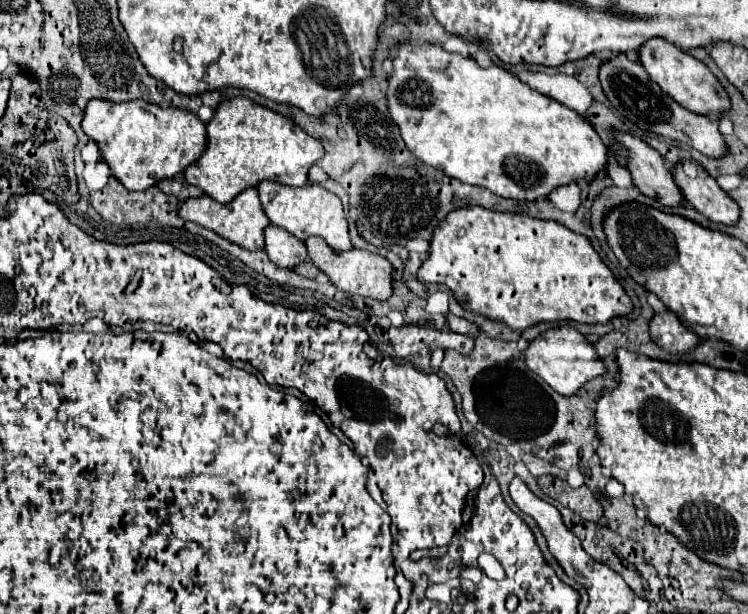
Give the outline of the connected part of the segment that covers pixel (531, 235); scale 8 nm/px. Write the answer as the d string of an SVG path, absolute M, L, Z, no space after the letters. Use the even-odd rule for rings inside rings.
M465 206L447 216L447 220L435 230L429 258L419 268L417 276L425 284L449 286L457 300L465 300L465 310L503 320L513 330L525 330L541 322L557 320L607 324L611 318L627 316L633 310L631 298L625 294L613 272L603 264L587 236L575 234L555 220L493 212L481 206Z

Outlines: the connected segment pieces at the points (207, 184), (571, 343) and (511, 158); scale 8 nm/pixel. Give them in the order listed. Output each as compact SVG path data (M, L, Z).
M237 96L233 100L219 104L213 120L207 122L207 136L209 136L207 150L203 152L203 156L199 160L195 160L185 170L185 180L189 184L201 188L207 196L215 198L221 204L231 202L239 192L257 186L261 180L273 180L273 182L281 182L287 186L305 186L309 168L325 154L321 142L315 140L313 136L309 136L307 132L303 132L295 122L291 122L289 118L285 118L261 104L255 104L253 100L249 100L245 96Z
M563 326L563 328L551 328L537 336L529 348L525 350L525 364L539 374L555 392L563 396L575 394L581 386L585 386L589 380L601 376L607 372L605 364L601 362L599 354L595 352L593 344L575 328Z
M403 44L393 60L387 100L405 146L421 162L465 184L487 188L501 198L535 202L547 198L559 186L593 180L609 166L609 148L575 110L529 88L505 68L481 68L471 56L451 54L435 44Z

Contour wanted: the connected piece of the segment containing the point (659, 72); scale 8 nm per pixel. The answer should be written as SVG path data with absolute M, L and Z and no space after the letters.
M659 38L647 40L641 46L641 64L649 72L651 80L655 80L683 108L687 108L695 114L703 114L703 116L715 114L715 116L719 116L719 114L727 112L729 106L731 106L729 96L727 96L725 88L721 86L721 82L717 80L717 76L701 60L683 52L675 44L667 44L667 40L659 40Z

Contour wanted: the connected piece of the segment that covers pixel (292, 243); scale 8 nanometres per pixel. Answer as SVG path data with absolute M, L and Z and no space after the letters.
M269 224L265 230L265 252L269 254L271 262L281 268L295 268L307 258L305 242L297 240L275 224Z

